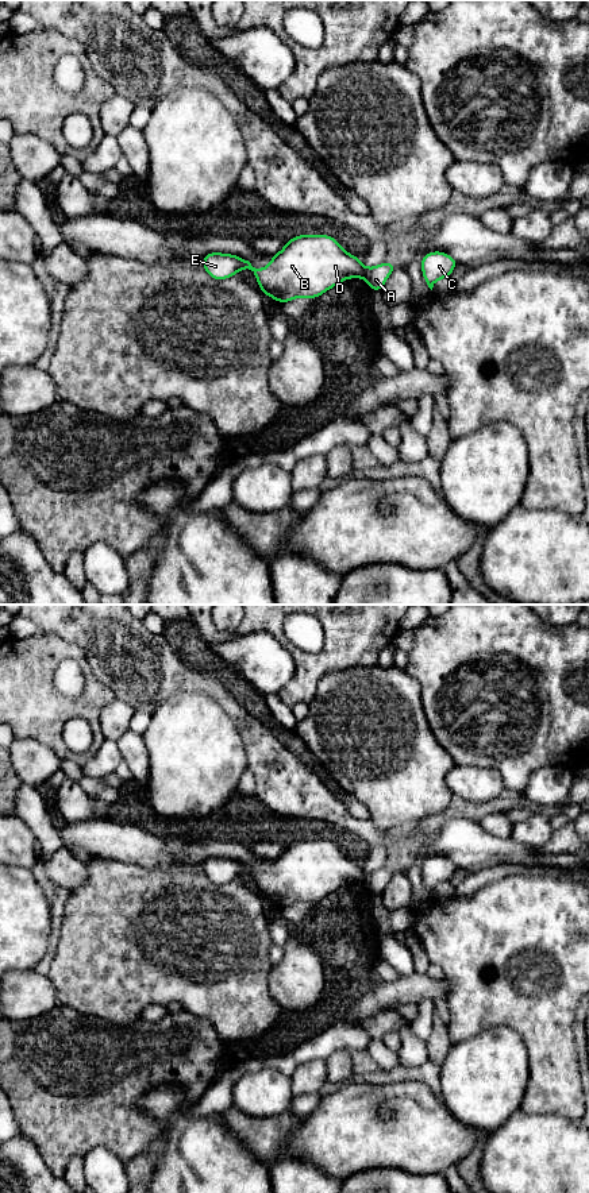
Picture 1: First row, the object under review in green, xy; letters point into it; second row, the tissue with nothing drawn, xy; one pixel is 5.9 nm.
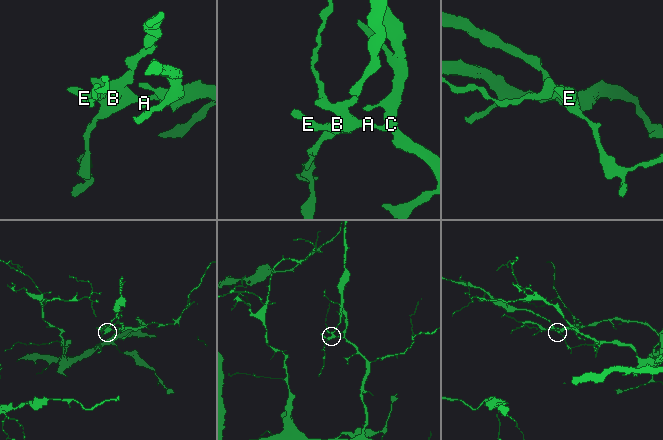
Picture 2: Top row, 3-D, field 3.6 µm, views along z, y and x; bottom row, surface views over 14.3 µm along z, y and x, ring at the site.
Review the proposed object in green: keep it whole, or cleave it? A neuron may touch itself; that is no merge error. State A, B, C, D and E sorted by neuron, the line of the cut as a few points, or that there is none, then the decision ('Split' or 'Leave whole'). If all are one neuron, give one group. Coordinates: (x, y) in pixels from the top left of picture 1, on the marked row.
Groups: A C / B D E. Split along xy (366, 267), (362, 277). Split

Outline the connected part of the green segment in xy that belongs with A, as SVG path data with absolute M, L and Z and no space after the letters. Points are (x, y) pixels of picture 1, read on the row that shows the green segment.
M382 262L374 267L365 269L363 279L366 281L372 292L382 290L386 279L393 273L396 266L397 265L392 262Z

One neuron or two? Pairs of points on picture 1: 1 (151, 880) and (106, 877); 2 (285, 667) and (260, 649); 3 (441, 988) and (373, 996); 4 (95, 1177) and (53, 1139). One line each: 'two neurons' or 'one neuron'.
1: one neuron
2: one neuron
3: one neuron
4: two neurons

